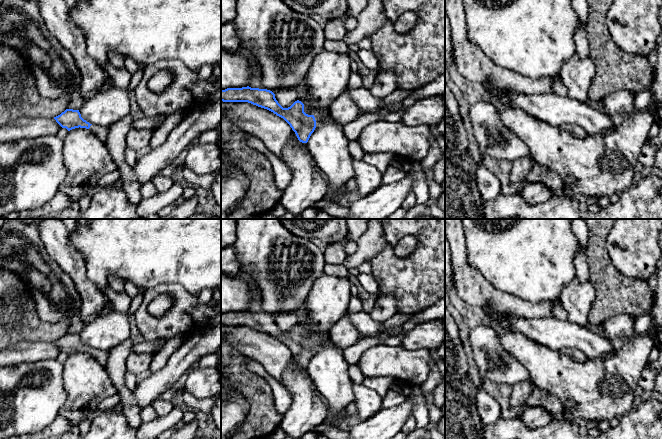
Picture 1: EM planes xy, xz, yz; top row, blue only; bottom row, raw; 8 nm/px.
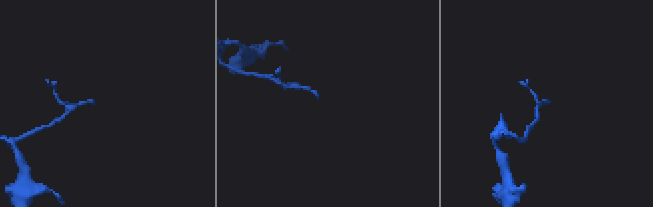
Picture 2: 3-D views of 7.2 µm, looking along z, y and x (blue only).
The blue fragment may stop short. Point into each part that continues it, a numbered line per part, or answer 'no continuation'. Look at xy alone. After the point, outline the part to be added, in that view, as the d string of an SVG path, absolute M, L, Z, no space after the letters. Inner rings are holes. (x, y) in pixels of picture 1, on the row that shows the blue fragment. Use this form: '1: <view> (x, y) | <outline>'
1: xy (101, 132) | M91 125L89 130L95 134L98 139L102 142L106 142L106 138L108 135L108 128L106 127L102 127L102 126L98 126L98 125Z

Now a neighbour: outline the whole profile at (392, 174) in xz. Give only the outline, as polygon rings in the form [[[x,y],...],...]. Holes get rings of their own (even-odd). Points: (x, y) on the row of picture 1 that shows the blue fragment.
[[[389,165],[388,168],[383,172],[382,184],[393,184],[401,179],[403,179],[406,175],[402,169],[395,165]]]

